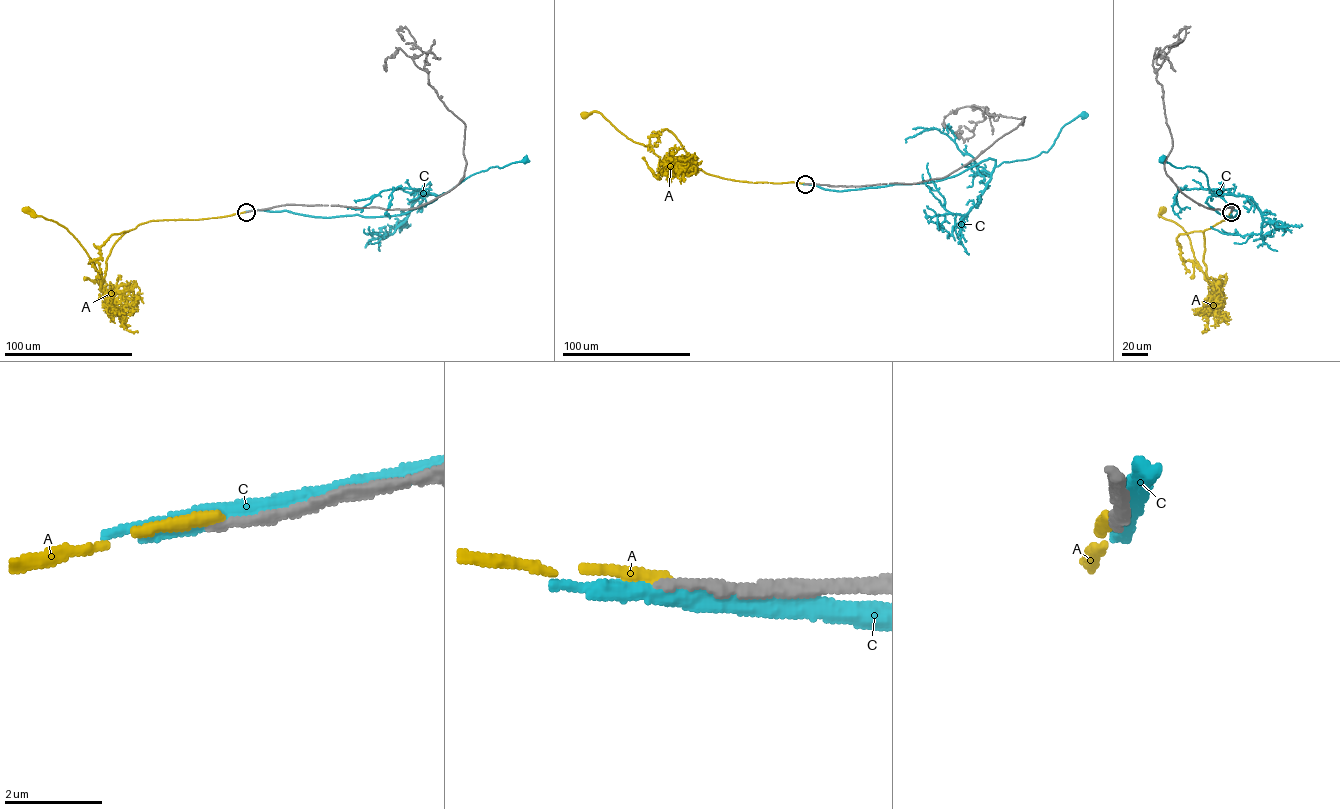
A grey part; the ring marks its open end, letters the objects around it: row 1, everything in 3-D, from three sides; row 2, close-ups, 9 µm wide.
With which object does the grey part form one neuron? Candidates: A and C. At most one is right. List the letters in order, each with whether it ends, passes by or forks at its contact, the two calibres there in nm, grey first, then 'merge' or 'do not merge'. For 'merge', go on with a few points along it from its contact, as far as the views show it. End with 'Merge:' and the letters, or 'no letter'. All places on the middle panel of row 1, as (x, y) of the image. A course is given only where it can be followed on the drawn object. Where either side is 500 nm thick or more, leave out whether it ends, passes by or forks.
A: it ends; calibres 200 and 240 nm; do not merge
C: it passes by; calibres 220 and 400 nm; do not merge
Merge: no letter

